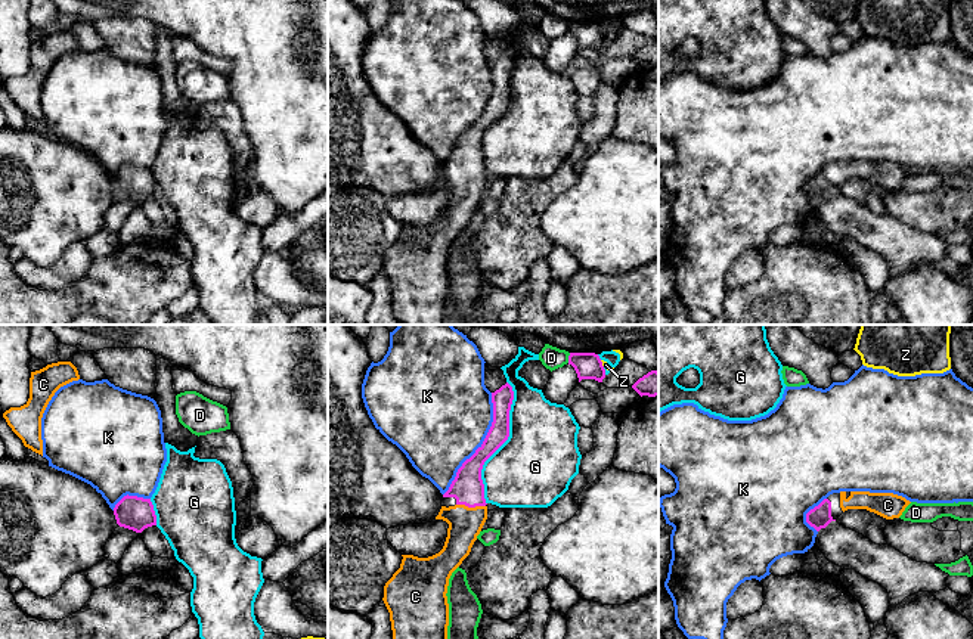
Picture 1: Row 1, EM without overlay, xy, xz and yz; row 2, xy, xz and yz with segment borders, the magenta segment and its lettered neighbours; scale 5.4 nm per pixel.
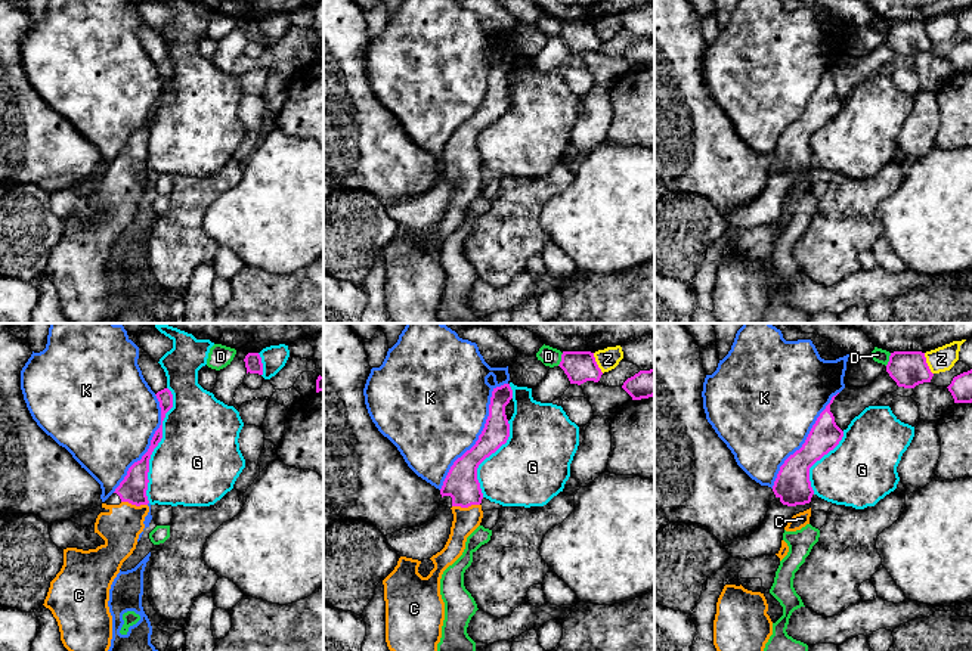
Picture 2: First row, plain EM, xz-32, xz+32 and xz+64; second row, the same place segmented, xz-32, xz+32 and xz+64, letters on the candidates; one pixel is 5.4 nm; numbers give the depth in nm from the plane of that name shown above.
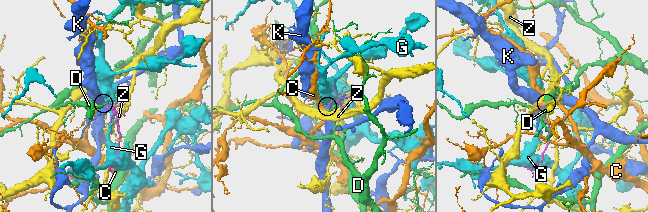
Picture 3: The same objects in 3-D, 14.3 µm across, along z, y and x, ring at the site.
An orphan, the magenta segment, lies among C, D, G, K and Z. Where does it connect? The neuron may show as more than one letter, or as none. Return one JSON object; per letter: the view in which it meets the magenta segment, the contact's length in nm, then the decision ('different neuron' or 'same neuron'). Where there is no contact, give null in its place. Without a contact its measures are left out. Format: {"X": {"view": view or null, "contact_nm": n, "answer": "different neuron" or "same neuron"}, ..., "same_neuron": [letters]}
{"C": {"view": "xz", "contact_nm": 160, "answer": "same neuron"}, "D": {"view": "xz", "contact_nm": 60, "answer": "different neuron"}, "G": {"view": "xz", "contact_nm": 700, "answer": "different neuron"}, "K": {"view": "xz", "contact_nm": 600, "answer": "different neuron"}, "Z": {"view": "xz", "contact_nm": 50, "answer": "different neuron"}, "same_neuron": ["C"]}

